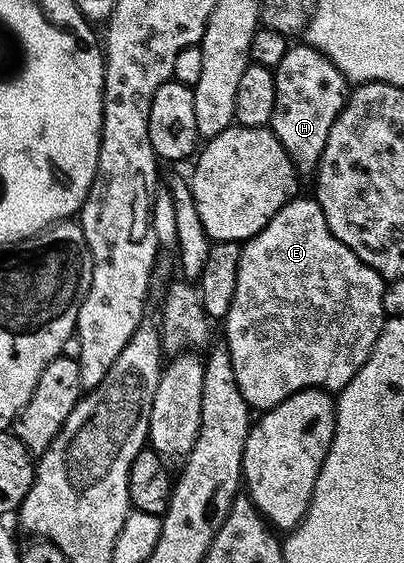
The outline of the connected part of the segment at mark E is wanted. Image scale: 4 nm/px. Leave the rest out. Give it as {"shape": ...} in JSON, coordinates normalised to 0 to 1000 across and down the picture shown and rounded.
{"shape":[[[728,348],[651,410],[597,435],[582,524],[552,565],[552,611],[582,655],[582,680],[626,730],[676,726],[752,691],[842,694],[859,687],[889,652],[908,645],[958,568],[948,545],[955,501],[869,439],[819,417],[785,355],[745,348]]]}

